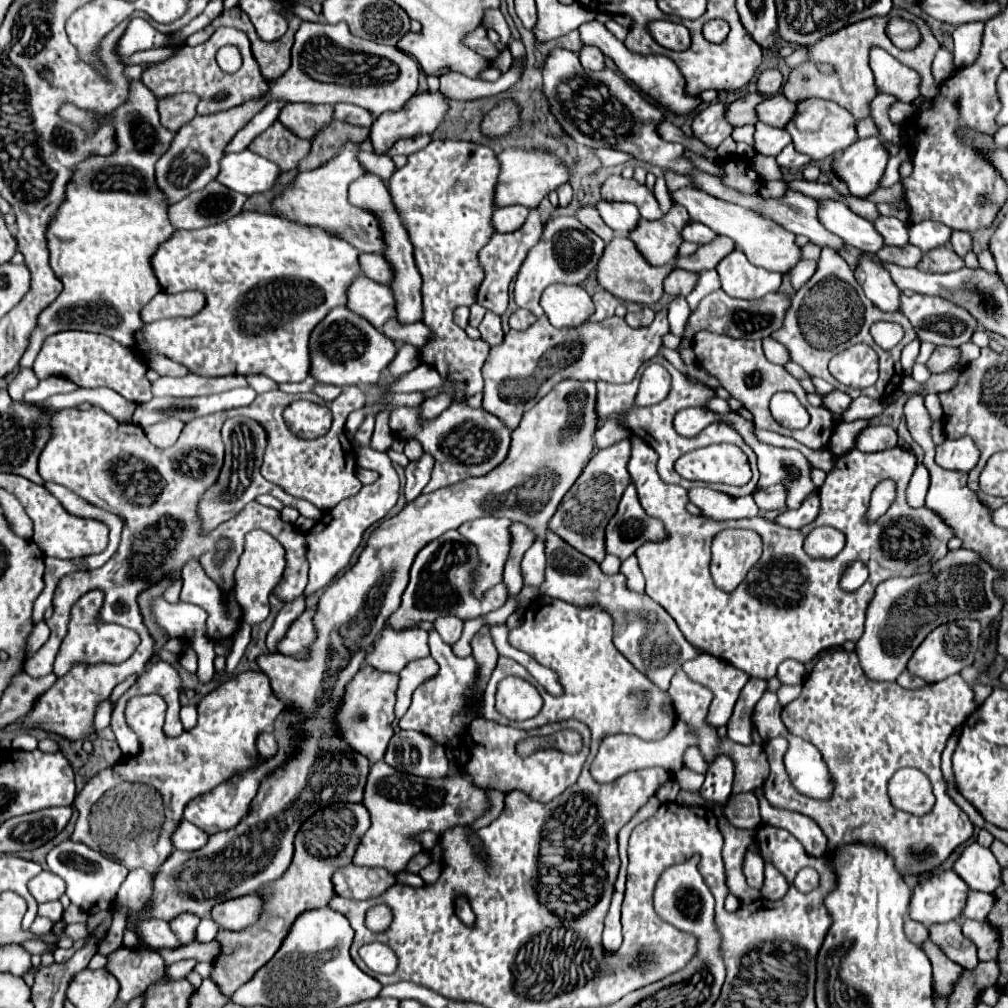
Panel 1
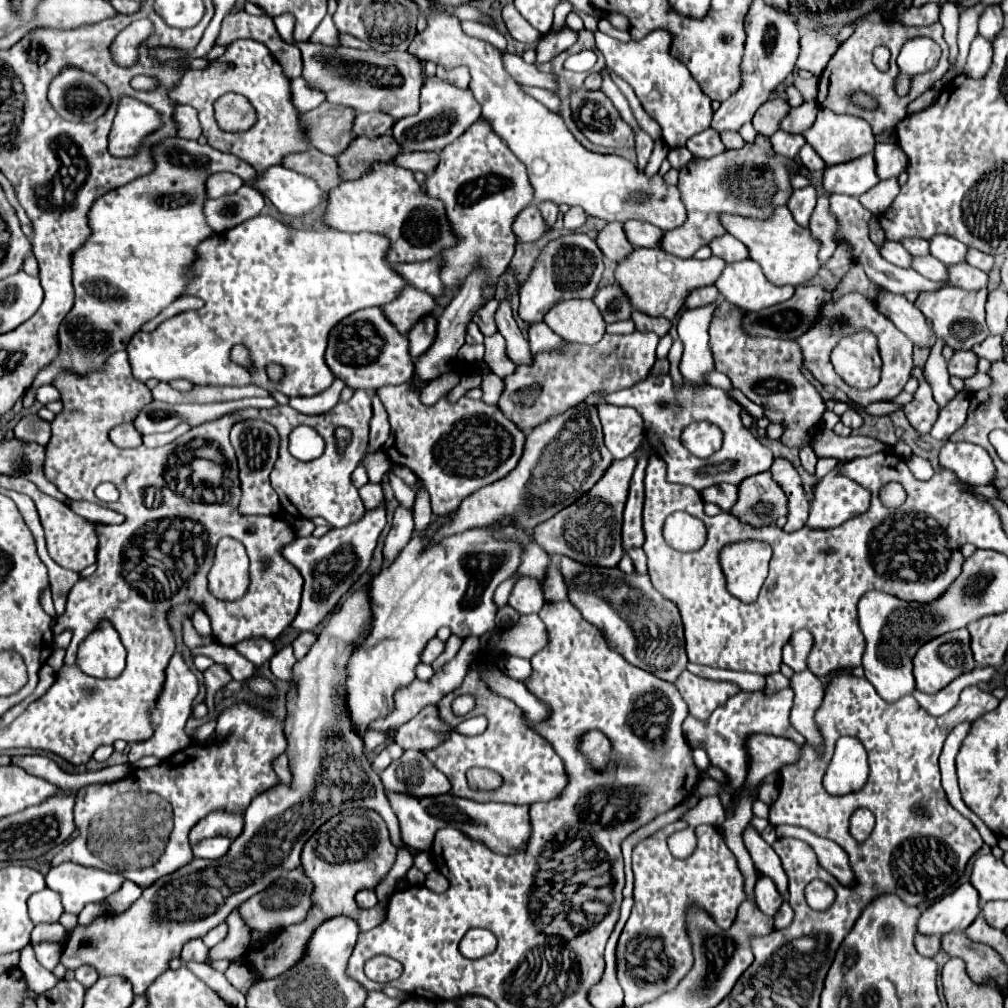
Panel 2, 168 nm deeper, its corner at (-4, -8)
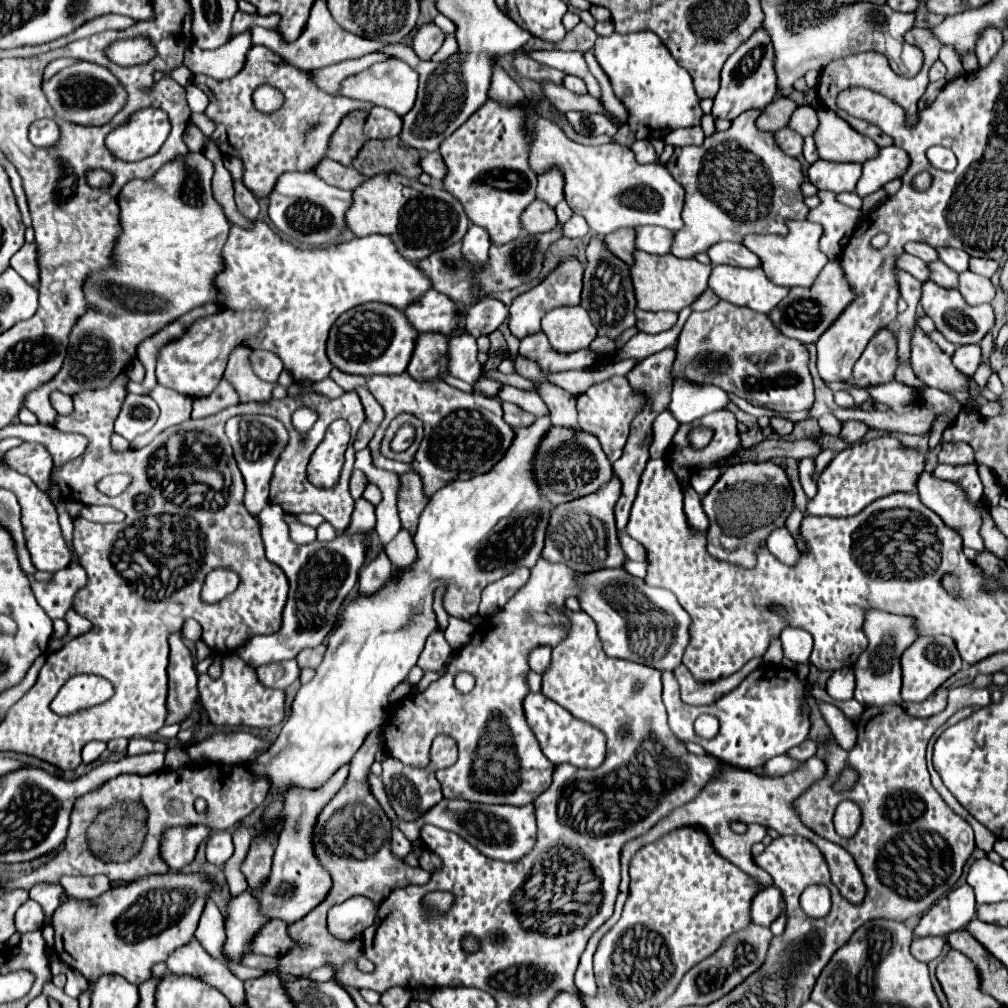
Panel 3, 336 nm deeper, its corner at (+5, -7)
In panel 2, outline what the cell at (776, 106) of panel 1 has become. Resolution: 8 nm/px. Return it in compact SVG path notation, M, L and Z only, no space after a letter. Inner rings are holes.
M808 101L800 107L794 107L790 111L790 117L786 117L786 121L782 121L782 129L788 133L804 133L806 129L810 129L814 125L816 113L818 113L816 101Z

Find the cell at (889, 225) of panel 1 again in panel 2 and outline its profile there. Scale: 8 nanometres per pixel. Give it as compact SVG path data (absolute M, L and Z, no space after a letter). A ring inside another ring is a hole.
M906 239L902 245L912 255L930 255L930 243L926 239Z

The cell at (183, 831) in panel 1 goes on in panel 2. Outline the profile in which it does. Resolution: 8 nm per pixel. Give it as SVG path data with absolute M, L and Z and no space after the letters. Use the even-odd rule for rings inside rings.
M212 837L212 839L206 839L206 841L200 841L192 851L194 851L194 857L200 857L200 859L222 859L228 849L232 845L232 839L228 837Z

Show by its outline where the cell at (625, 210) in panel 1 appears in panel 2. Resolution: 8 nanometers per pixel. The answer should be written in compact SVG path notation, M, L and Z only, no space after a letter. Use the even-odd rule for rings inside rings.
M626 221L624 223L626 235L634 247L658 247L664 235L662 229L646 223L646 221Z

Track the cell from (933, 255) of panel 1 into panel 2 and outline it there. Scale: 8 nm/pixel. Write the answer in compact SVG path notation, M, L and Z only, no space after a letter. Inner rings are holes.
M952 265L950 269L950 285L966 289L966 291L978 291L988 287L988 275L980 269L974 269L972 265Z

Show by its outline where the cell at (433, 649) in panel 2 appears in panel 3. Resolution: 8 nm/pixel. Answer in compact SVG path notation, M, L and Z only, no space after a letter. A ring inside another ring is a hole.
M435 630L433 636L429 636L429 640L425 642L417 666L423 670L441 670L449 654L451 654L451 646L443 638L443 632Z

